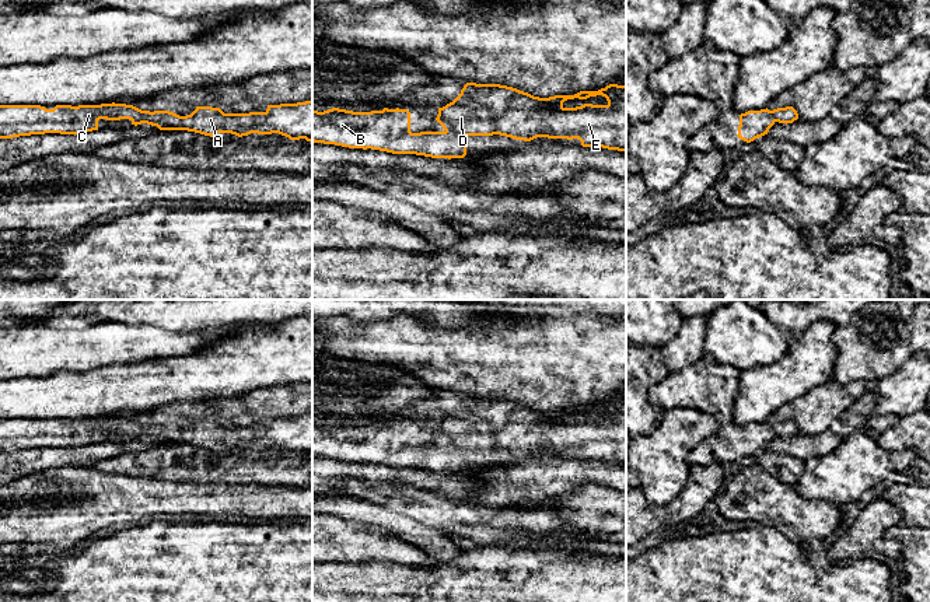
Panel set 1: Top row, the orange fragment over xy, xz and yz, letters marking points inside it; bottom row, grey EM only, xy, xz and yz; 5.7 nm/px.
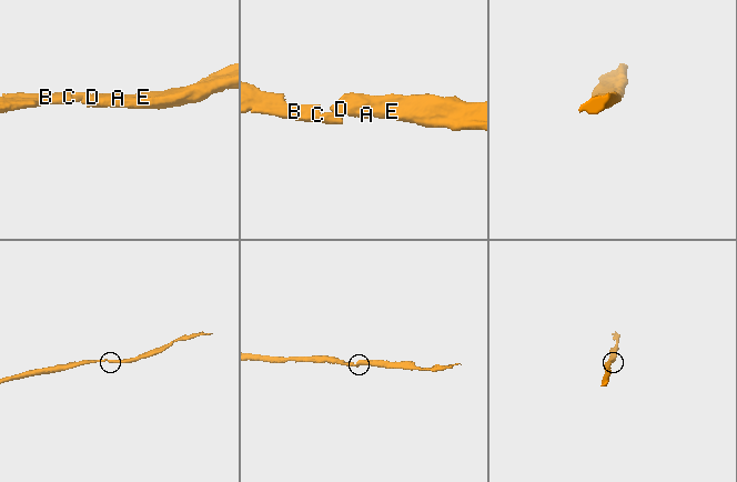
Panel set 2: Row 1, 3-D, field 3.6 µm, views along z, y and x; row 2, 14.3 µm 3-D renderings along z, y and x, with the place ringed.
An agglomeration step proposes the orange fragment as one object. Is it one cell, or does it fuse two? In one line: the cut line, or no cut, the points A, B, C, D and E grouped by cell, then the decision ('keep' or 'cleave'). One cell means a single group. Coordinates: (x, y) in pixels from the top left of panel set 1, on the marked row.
no cut; A B C D E; keep

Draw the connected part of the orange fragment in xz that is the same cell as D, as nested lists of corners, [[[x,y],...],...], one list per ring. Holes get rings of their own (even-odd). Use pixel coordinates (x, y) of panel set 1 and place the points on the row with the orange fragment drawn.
[[[466,83],[461,94],[450,104],[438,108],[436,120],[443,132],[410,132],[408,109],[353,112],[332,108],[324,112],[312,111],[312,141],[349,148],[371,148],[392,154],[416,154],[431,158],[464,158],[468,136],[500,134],[515,140],[531,141],[536,137],[578,139],[583,147],[602,147],[626,151],[626,85],[609,84],[598,91],[580,91],[574,95],[534,97],[528,92],[500,84]],[[602,95],[606,105],[584,104],[564,108],[567,99],[587,99]]]

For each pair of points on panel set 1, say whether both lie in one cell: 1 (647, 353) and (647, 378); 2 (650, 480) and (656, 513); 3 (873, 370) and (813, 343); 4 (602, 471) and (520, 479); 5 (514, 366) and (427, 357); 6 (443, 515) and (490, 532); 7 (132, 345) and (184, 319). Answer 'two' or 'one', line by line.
1: one
2: two
3: two
4: one
5: one
6: one
7: two

